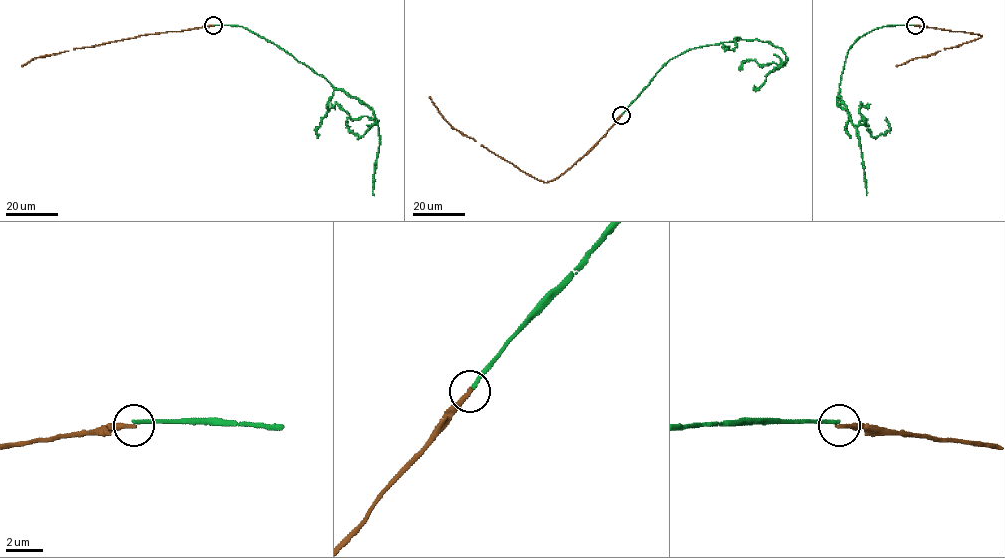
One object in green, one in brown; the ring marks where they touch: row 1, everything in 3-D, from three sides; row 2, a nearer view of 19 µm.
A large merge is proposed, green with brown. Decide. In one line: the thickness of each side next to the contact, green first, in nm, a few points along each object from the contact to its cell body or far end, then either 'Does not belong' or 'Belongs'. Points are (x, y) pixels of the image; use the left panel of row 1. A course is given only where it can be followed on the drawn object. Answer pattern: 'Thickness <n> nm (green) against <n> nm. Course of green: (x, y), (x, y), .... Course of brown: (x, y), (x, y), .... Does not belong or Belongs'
Thickness 180 nm (green) against 240 nm. Course of green: (214, 25), (245, 28), (283, 49), (363, 101), (378, 126), (378, 120), (352, 119), (332, 104). Course of brown: (214, 25), (76, 48), (35, 58), (21, 67). Does not belong

